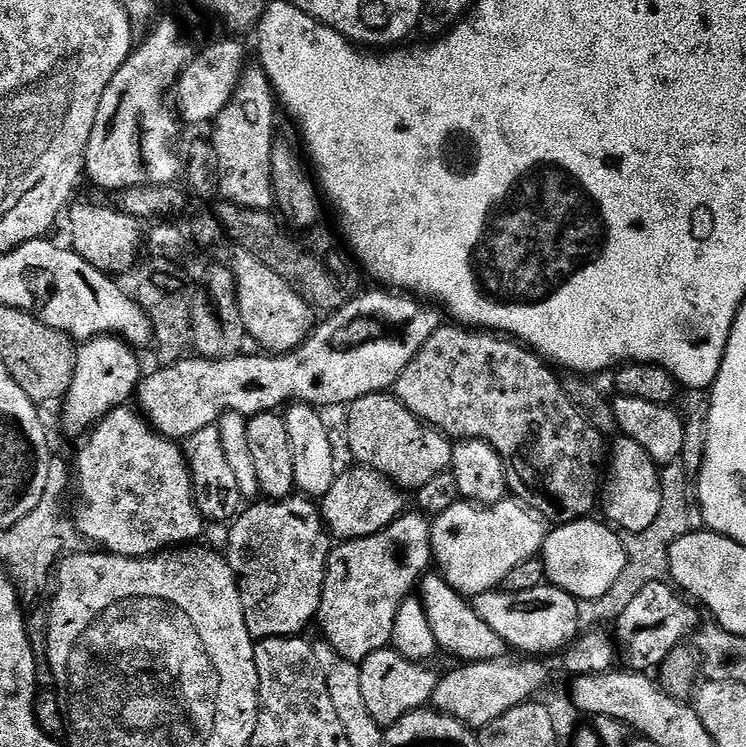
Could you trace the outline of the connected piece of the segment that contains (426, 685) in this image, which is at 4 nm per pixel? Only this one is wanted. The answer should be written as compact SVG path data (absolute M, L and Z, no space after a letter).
M389 646L370 654L360 664L362 674L362 699L366 702L366 710L370 710L370 718L381 726L390 726L398 722L406 714L425 707L431 701L438 672L428 668L427 663L407 660L401 652Z

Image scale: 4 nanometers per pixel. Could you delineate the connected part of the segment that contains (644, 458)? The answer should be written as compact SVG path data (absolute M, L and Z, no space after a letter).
M616 438L616 441L614 441L613 444L611 441L610 451L607 453L606 456L606 471L603 473L602 476L602 512L604 508L605 514L609 516L609 518L607 517L607 519L611 521L611 523L615 525L615 527L619 529L621 533L624 534L627 534L627 532L651 533L653 529L655 529L656 519L658 518L658 510L661 509L661 505L662 505L662 486L660 485L660 474L661 474L661 469L650 458L650 454L646 454L646 450L642 450L642 446L638 446L638 442L634 442L633 440L626 440L623 438Z

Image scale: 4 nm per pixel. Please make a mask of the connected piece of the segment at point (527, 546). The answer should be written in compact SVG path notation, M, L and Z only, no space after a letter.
M505 498L487 506L458 502L450 506L450 510L435 517L431 526L435 567L444 581L453 586L503 585L506 574L510 574L514 566L541 555L544 540L550 531L549 525L533 509L515 498Z

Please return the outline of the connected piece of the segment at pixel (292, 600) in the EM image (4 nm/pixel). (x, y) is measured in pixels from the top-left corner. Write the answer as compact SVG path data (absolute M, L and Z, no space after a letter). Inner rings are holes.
M293 494L286 500L256 503L260 502L249 503L240 515L231 521L229 528L232 529L228 532L228 552L226 551L228 565L230 570L234 570L234 578L242 598L244 628L257 632L257 637L260 638L303 633L303 628L312 619L313 623L320 611L324 580L328 577L330 557L333 555L333 541L328 529L324 527L324 518L315 499L303 494ZM243 552L252 552L252 560L240 560Z

